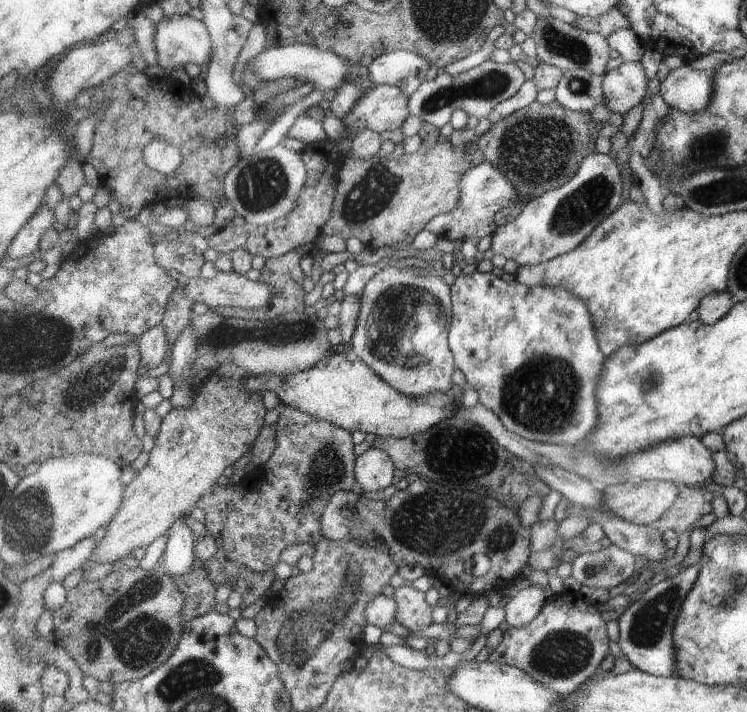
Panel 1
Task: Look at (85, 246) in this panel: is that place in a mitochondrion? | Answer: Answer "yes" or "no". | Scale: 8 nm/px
no

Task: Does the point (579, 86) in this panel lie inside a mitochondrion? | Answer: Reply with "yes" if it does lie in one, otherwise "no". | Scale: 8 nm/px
yes

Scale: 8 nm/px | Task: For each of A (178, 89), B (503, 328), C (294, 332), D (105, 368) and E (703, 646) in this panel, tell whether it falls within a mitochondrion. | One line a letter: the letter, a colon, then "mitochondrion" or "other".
A: other
B: other
C: mitochondrion
D: mitochondrion
E: other

